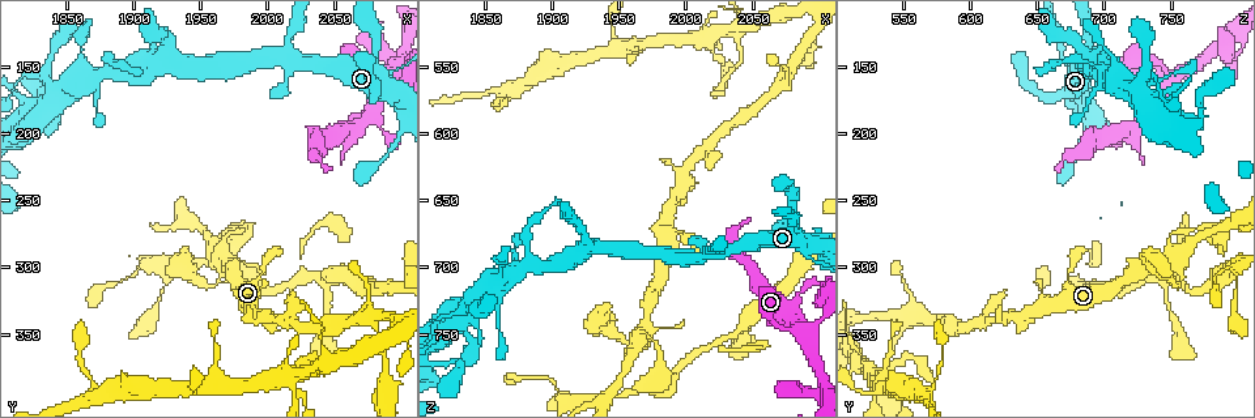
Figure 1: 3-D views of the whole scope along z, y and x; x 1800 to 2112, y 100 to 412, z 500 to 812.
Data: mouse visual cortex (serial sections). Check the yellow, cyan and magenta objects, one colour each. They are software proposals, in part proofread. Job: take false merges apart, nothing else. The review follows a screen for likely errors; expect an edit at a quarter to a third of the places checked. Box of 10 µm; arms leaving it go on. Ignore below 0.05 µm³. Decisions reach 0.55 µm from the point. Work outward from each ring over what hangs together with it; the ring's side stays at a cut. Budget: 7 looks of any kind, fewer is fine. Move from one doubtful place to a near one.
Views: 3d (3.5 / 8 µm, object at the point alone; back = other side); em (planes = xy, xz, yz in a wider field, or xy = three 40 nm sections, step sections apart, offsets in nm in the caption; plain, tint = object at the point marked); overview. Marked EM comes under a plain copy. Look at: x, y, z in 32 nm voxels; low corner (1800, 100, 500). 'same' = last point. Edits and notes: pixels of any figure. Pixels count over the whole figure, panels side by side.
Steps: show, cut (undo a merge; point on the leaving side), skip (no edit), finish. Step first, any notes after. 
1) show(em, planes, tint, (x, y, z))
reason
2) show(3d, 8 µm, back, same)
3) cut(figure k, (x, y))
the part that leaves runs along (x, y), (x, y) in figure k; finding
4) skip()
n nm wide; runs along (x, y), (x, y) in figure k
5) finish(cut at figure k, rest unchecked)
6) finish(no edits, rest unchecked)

show(3d, 8 µm, back, (2074, 336, 554))
arms part here

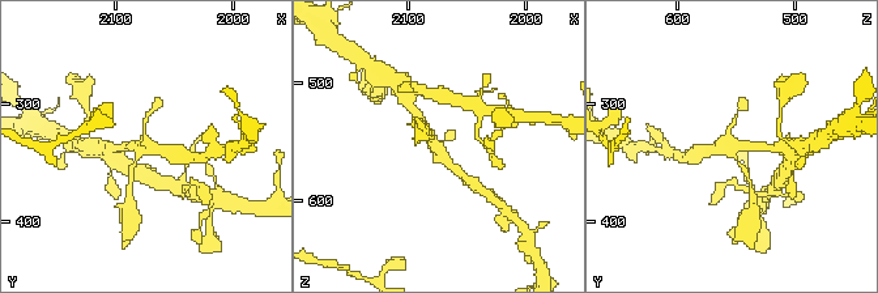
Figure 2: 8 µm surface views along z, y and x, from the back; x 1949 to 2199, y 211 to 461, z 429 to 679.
show(3d, 3.5 µm, same)

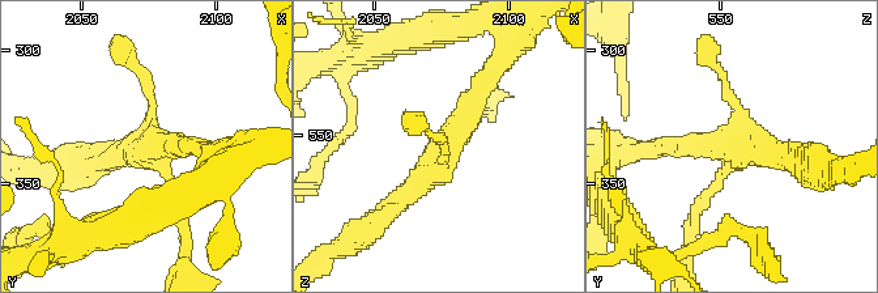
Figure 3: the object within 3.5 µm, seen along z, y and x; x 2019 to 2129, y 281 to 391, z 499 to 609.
show(em, xy, step 1, tint, (2075, 338, 555))
shape alone is not enough

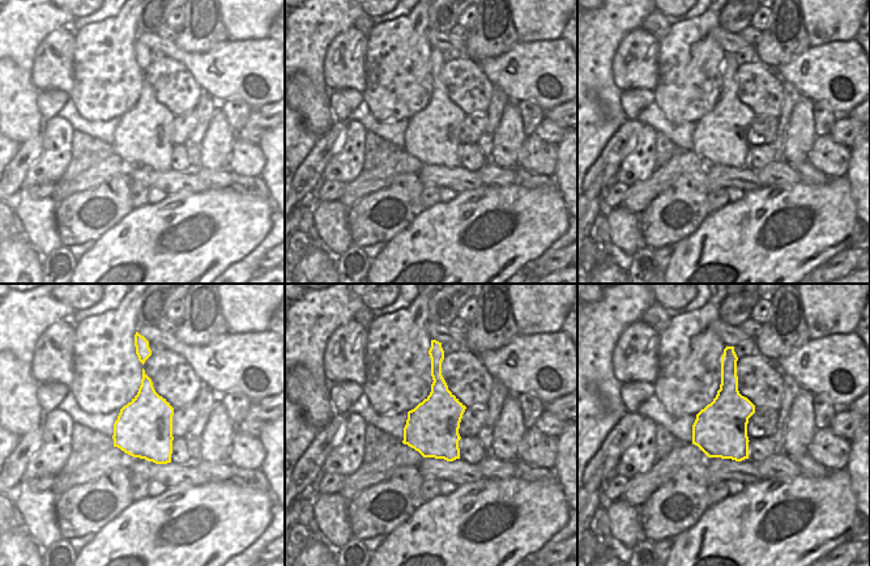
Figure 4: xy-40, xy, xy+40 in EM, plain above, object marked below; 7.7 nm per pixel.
skip()
runs along (386, 211), (422, 181), (490, 77) in figure 3; all the same cell

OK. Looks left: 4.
show(3d, 8 µm, back, (2082, 158, 746))
four or more arms meet

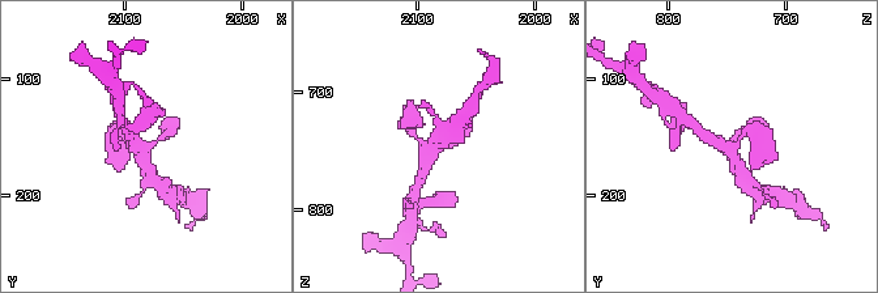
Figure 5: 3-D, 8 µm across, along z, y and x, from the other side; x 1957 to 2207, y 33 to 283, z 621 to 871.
show(em, xy, step 3, tint, same)
4 arms; arms of 150, 250, 350, 350 nm

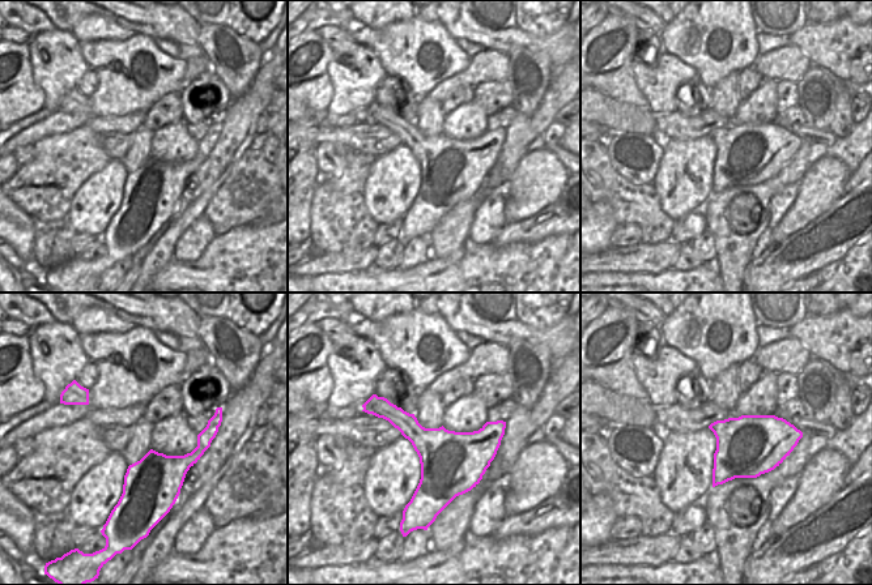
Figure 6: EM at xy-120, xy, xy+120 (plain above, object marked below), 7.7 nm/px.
skip()
runs along (170, 128), (143, 149), (152, 177) in figure 5; all the same cell

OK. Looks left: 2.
show(3d, 3.5 µm, back, (1822, 178, 744))
sharp bend

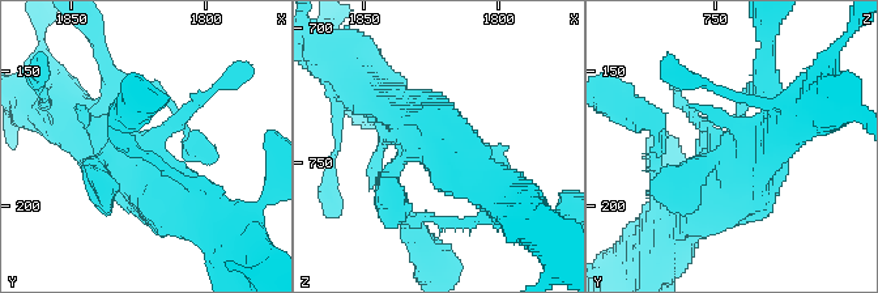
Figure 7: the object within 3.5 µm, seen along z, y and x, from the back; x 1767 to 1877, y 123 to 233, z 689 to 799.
show(em, planes, tint, (1824, 180, 745))
need the tissue

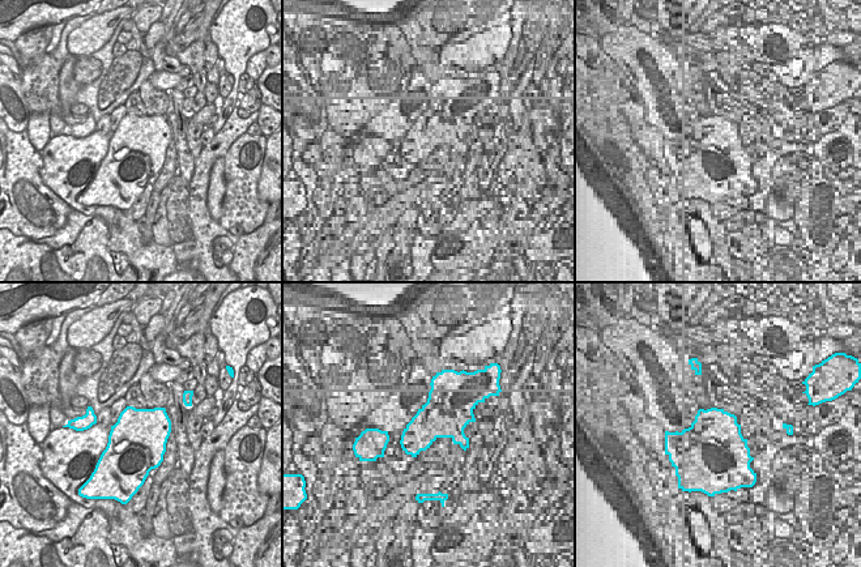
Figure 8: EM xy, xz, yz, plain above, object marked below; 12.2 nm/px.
skip()
runs along (363, 84), (484, 191) in figure 7; all the same cell

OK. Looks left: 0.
finish(no edits, rest unchecked)

